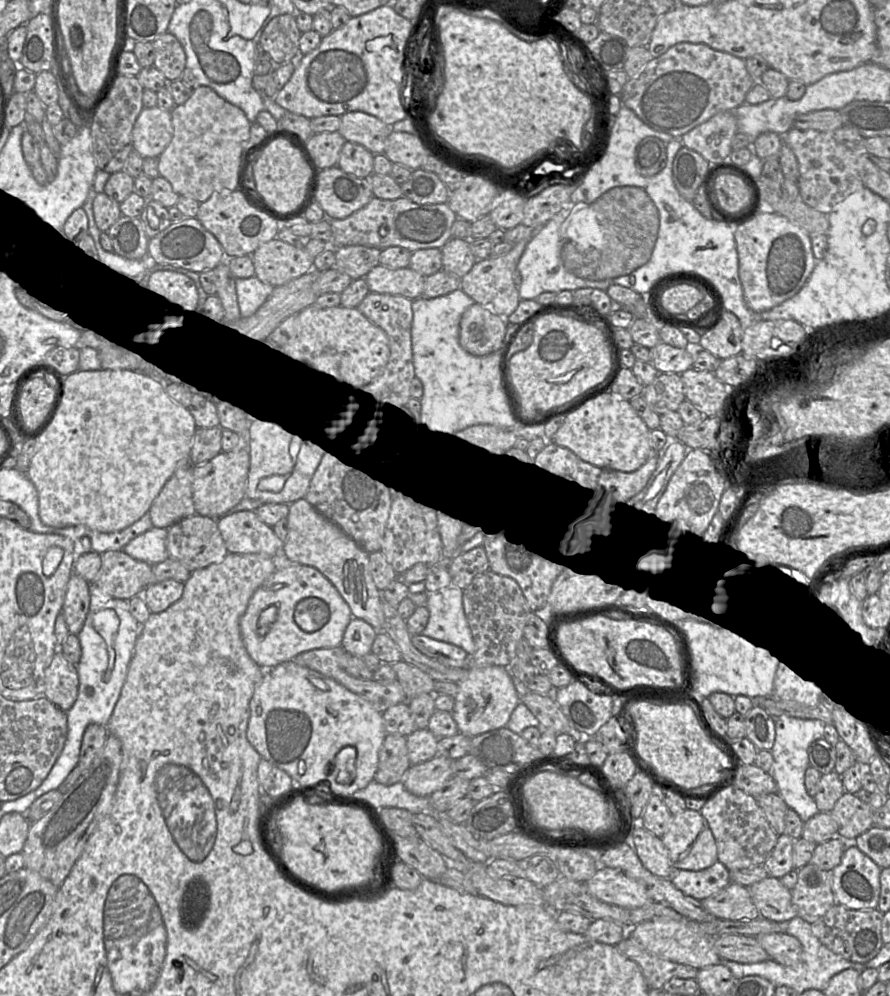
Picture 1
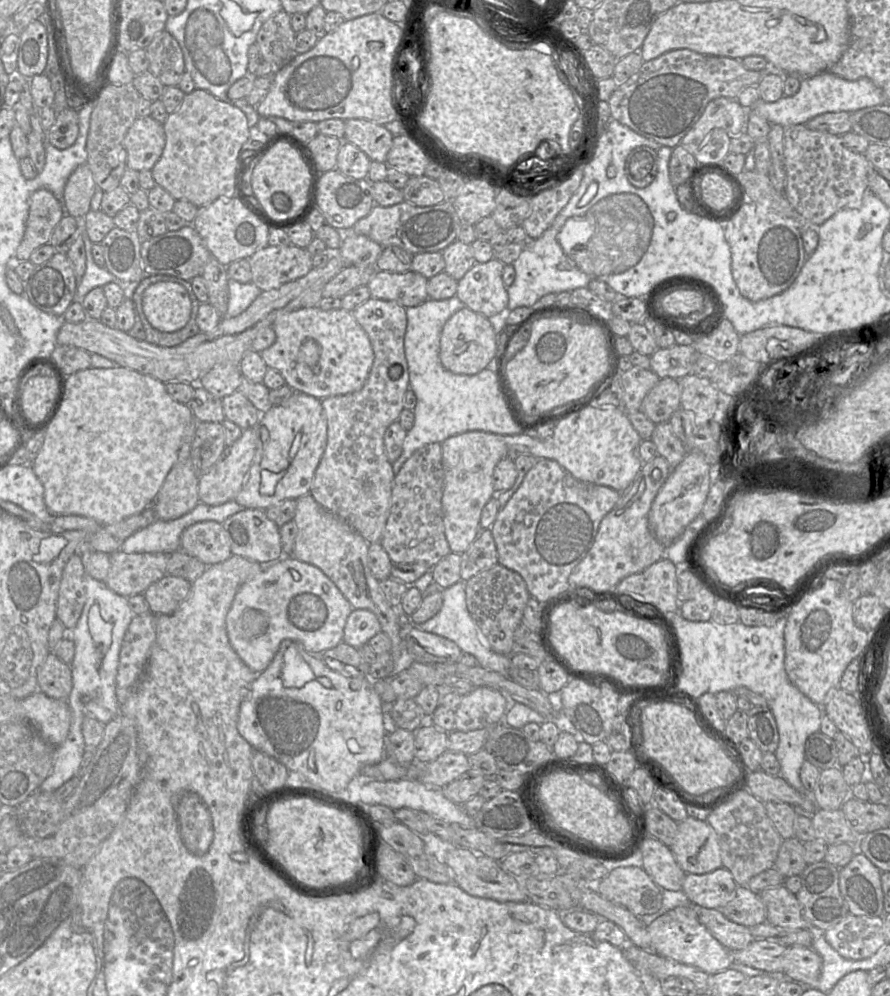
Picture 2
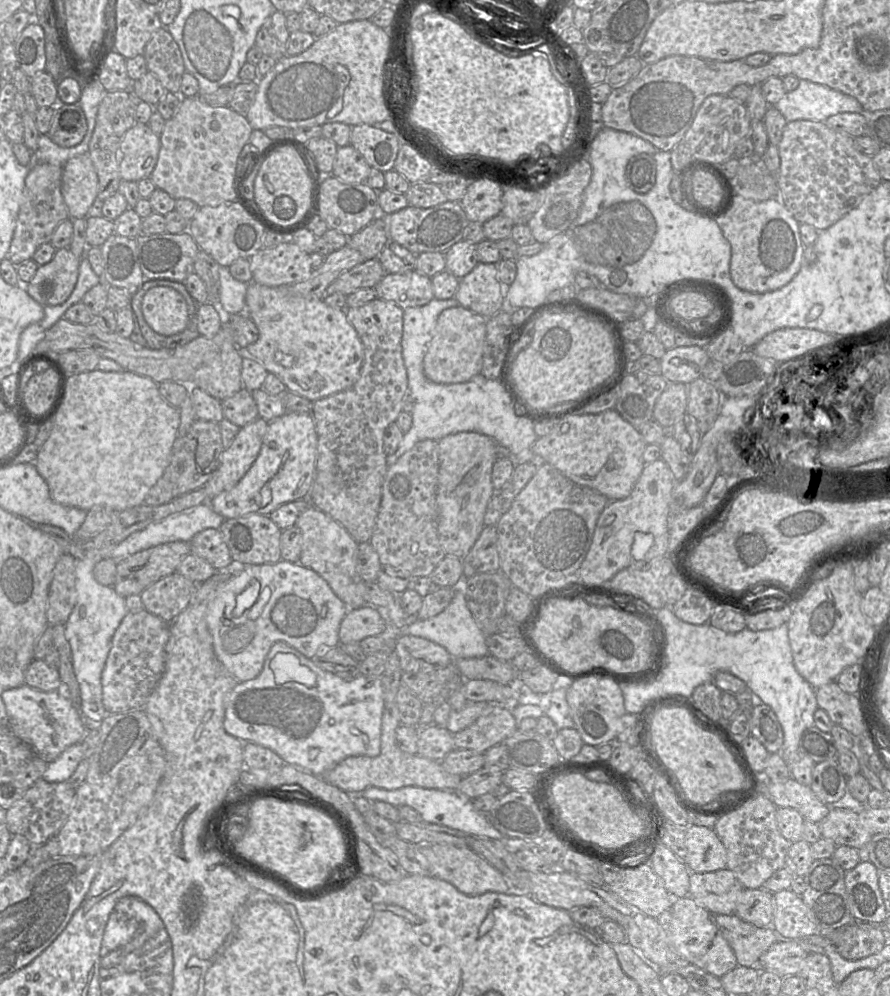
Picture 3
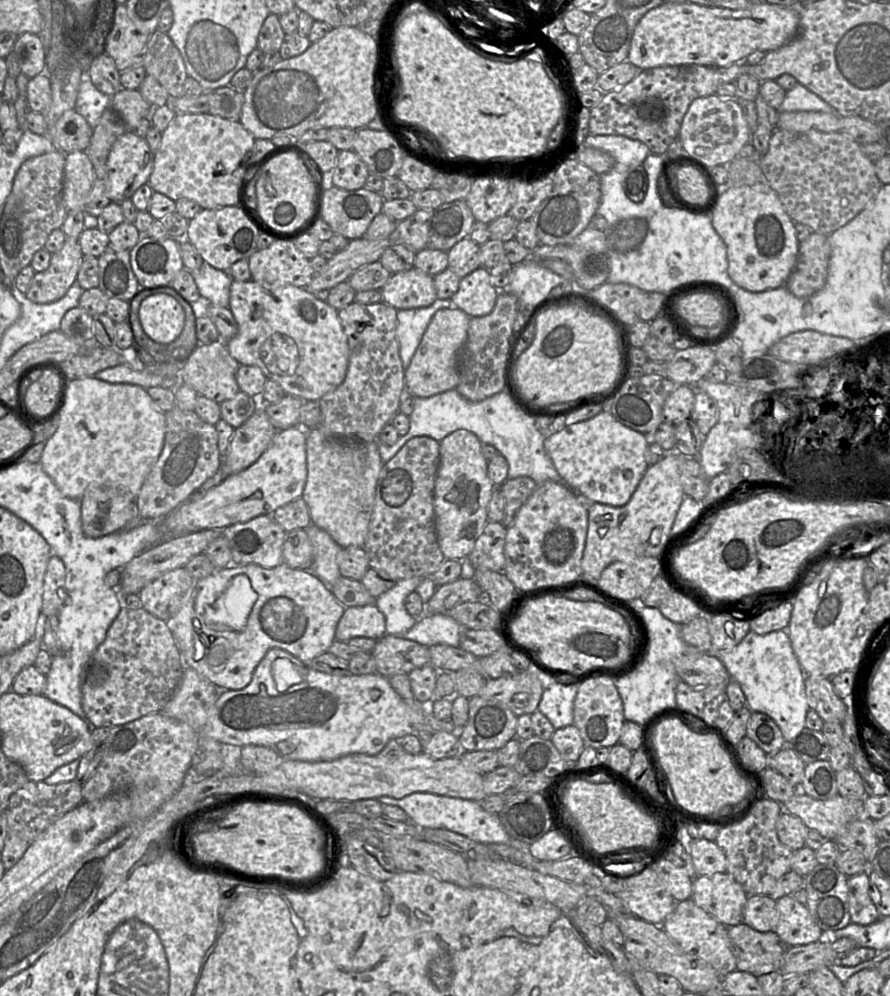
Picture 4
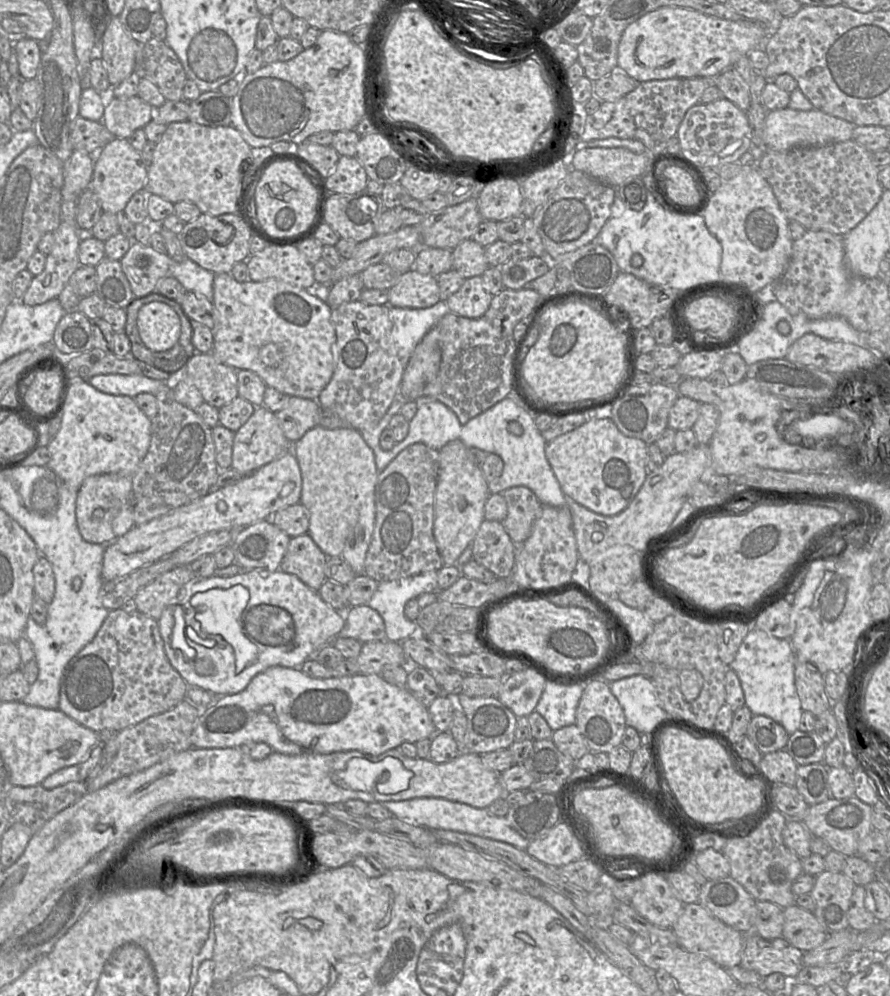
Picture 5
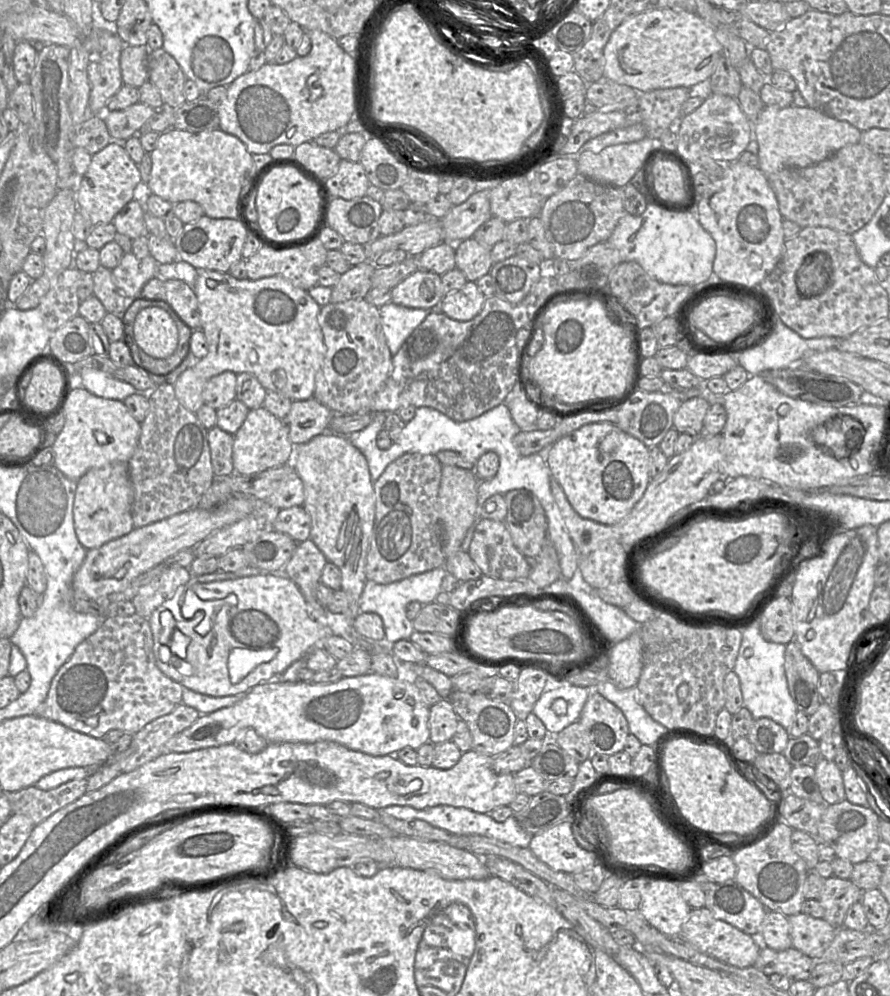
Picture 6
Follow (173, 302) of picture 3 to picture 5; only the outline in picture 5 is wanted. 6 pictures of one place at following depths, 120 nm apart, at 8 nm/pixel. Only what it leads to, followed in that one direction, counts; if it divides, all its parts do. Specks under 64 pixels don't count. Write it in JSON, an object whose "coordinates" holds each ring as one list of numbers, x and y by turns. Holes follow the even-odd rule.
{"coordinates":[[162,302,144,305,138,313,137,324,142,341,153,352,169,351,180,338,180,318]]}

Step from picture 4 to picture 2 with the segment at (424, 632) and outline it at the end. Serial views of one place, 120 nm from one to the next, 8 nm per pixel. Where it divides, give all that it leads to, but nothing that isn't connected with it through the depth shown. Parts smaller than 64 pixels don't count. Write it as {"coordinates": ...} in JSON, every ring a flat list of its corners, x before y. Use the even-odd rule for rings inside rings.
{"coordinates":[[460,580,452,586,442,589,443,603,439,612,426,622,414,626,418,630,436,634,453,641,461,649,462,653,473,655,477,659,479,666,508,677,508,670,511,667,510,656,501,655,493,651,471,617,466,605,466,582]]}

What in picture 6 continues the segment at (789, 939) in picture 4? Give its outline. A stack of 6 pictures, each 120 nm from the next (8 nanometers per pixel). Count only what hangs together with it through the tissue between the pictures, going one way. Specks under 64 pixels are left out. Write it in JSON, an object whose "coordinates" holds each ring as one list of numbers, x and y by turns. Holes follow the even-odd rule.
{"coordinates":[[802,911,789,916,788,920,791,925,792,946,814,961,821,960,837,929,823,918,814,918]]}

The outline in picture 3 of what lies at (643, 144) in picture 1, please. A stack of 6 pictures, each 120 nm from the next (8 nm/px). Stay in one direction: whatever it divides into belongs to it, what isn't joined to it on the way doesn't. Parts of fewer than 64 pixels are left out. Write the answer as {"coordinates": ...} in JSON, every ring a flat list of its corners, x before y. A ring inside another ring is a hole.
{"coordinates":[[640,153,633,156,625,169,627,185,636,193,644,194,654,185,656,165,653,155]]}

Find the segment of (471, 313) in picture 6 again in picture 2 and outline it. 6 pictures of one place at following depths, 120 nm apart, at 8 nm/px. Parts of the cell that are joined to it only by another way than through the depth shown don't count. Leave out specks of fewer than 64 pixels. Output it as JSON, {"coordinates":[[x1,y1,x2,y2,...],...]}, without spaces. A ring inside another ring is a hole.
{"coordinates":[[492,258,488,262,476,262,465,275,458,280,456,296,466,307,491,320,499,320,508,310,508,293,502,273,505,264]]}

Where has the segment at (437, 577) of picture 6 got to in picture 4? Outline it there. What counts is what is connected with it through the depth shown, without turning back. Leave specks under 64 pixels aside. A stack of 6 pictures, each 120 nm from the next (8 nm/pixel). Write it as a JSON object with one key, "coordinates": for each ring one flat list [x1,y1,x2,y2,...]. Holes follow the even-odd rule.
{"coordinates":[[425,577,399,580,395,585,376,598,375,606,382,612,386,622,386,634,398,635,411,629,417,618,405,609,405,598,416,590]]}

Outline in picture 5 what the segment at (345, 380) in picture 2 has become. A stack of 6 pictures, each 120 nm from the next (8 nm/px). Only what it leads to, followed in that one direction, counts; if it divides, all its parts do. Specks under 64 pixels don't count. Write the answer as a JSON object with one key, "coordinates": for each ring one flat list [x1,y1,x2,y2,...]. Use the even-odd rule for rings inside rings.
{"coordinates":[[214,274,213,280,213,349,219,363,236,370,250,370,268,387,286,396,317,400,333,376,336,365,336,335,331,320,332,308,313,295,282,280,238,282,229,274]]}

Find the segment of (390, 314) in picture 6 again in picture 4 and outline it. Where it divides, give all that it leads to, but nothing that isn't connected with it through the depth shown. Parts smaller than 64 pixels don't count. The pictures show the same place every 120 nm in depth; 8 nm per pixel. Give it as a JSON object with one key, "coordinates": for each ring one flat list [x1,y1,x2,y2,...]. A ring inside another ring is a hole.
{"coordinates":[[436,299,428,307,397,311,397,330,400,358,406,369,421,342,421,339,434,314,445,308,454,307,451,299]]}

